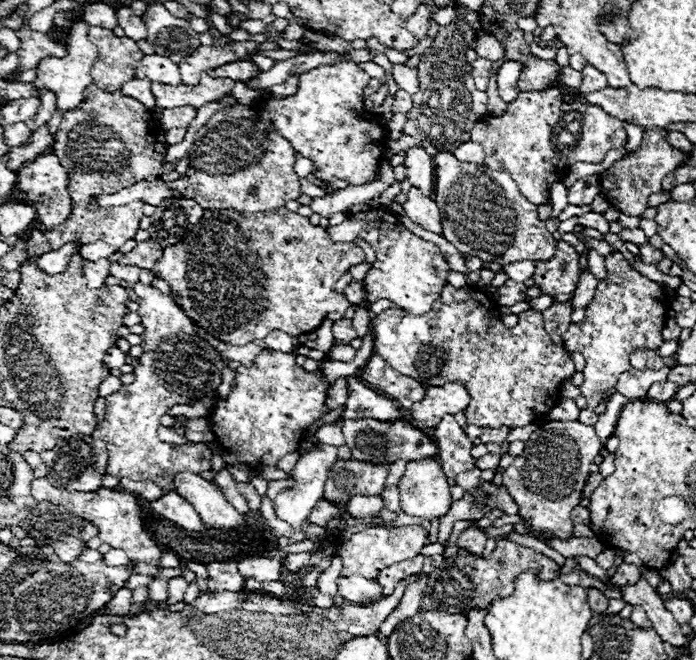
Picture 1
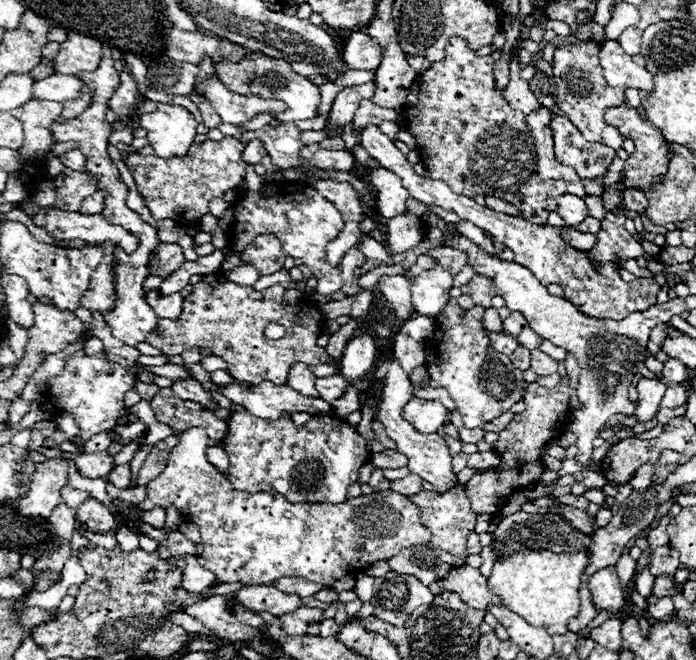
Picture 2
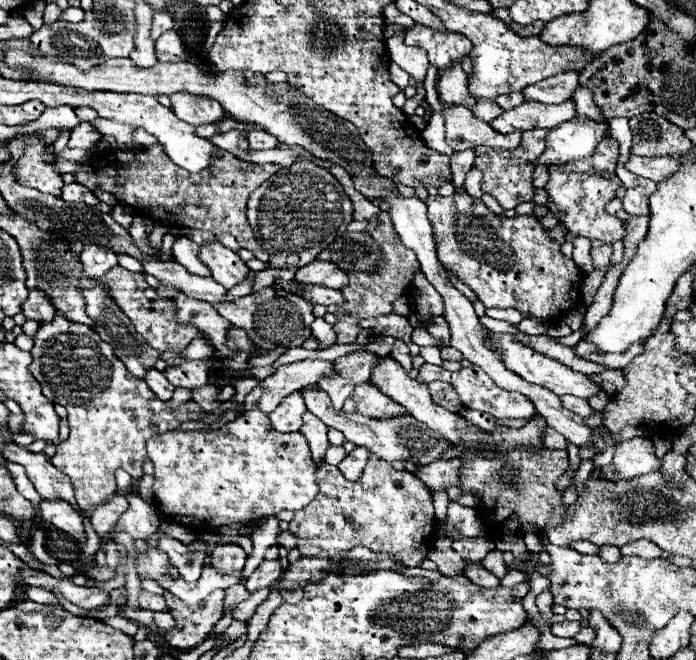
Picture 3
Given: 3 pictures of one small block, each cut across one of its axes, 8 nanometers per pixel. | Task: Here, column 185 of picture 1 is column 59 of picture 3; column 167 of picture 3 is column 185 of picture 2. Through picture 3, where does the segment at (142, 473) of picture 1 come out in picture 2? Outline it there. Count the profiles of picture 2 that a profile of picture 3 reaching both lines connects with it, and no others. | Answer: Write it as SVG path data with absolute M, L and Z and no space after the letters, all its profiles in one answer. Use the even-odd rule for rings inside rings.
M162 388L152 400L150 406L154 410L154 416L158 422L166 424L172 428L172 432L178 436L190 428L204 428L208 430L206 434L216 440L222 442L226 438L228 432L228 420L218 418L214 412L210 410L188 410L184 406L184 400L176 398L176 394L172 392L172 388Z

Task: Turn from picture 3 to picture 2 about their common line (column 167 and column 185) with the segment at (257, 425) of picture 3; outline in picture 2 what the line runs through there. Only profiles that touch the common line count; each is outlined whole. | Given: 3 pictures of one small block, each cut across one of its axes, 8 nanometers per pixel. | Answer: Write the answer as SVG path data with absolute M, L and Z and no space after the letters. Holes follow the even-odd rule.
M192 428L178 436L178 444L172 448L168 456L168 464L164 472L148 482L148 496L138 504L142 512L168 504L178 506L178 510L194 524L200 526L204 552L200 554L200 564L212 570L218 582L224 584L270 584L284 576L308 578L310 582L322 584L330 588L336 580L354 572L356 568L364 568L364 564L372 564L378 560L388 560L396 556L402 548L412 548L418 544L428 544L432 540L432 532L420 520L420 508L410 500L410 496L398 494L394 490L372 492L368 496L358 496L346 500L342 504L292 504L278 492L238 492L226 474L218 472L206 460L208 436L204 428Z

